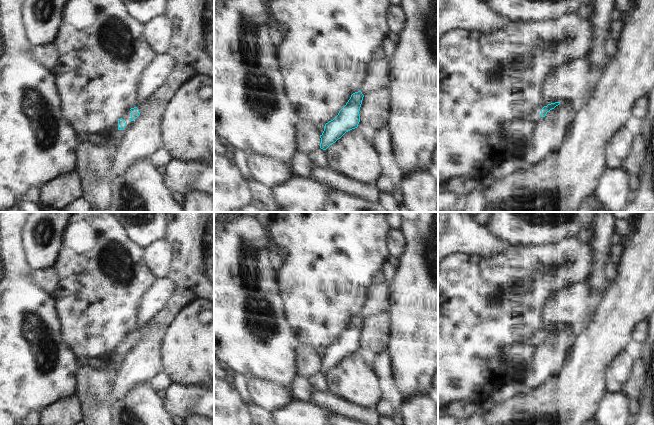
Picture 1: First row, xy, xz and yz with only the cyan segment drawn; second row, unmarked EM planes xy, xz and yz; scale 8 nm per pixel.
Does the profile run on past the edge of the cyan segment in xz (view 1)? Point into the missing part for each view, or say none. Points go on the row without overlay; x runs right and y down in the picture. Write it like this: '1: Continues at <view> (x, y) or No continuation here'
1: Continues at xz (379, 301).

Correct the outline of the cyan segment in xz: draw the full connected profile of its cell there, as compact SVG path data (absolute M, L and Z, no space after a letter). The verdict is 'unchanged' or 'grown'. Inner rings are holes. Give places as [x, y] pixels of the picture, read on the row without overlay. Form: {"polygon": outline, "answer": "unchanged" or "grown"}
{"polygon": "M391 257L381 268L380 281L370 286L370 297L363 307L361 315L351 319L346 329L338 339L325 348L324 355L320 359L320 372L326 374L330 369L340 363L346 356L358 351L360 346L359 334L365 318L387 313L390 306L390 284L399 265L397 257Z", "answer": "grown"}

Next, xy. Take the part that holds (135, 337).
{"polygon": "M149 322L147 325L143 326L142 328L137 329L134 332L131 332L131 343L130 345L134 345L139 339L140 336L149 331L153 325Z", "answer": "grown"}

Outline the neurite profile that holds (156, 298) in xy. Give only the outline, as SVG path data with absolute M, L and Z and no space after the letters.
M167 277L155 280L140 302L137 329L147 325L157 313L165 308L174 291L175 286Z

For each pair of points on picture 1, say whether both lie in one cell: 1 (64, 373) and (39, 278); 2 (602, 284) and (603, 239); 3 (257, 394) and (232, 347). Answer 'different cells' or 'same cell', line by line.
1: different cells
2: same cell
3: different cells

